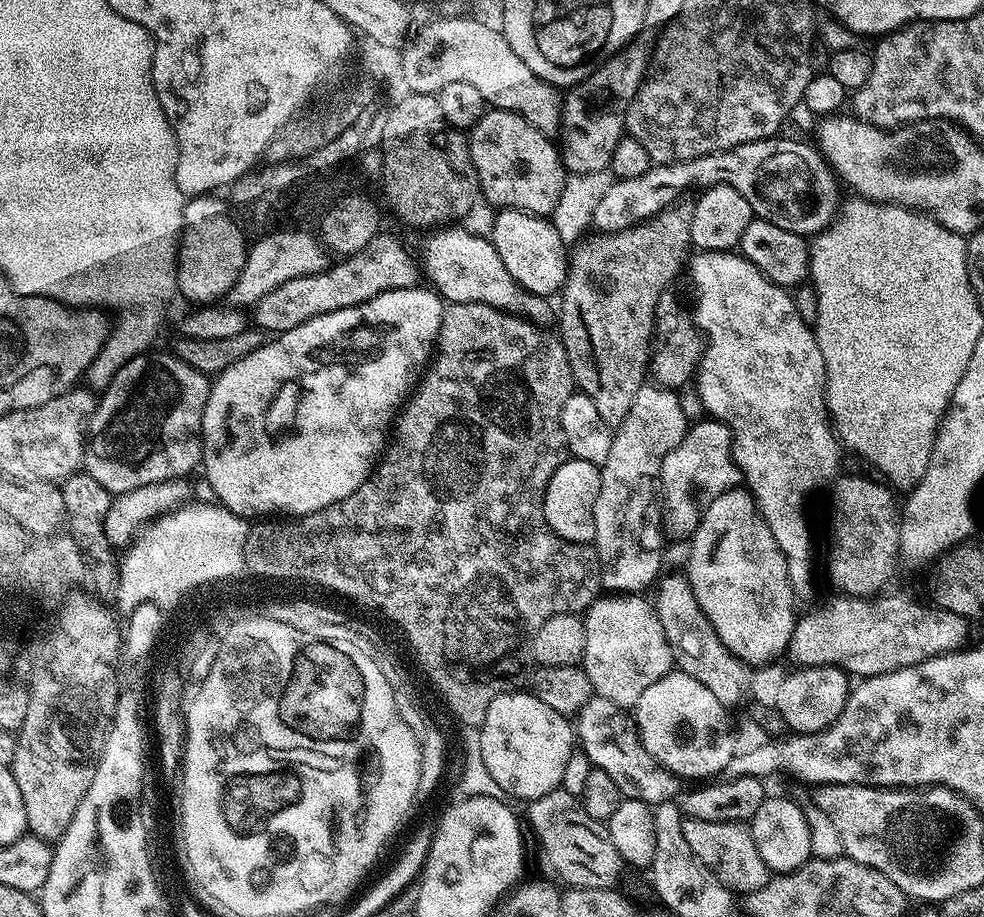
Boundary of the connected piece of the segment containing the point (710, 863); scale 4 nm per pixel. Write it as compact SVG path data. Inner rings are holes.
M685 819L682 822L682 834L686 834L686 842L690 850L701 862L716 875L717 880L733 893L747 894L766 886L770 879L770 870L766 862L762 862L762 854L758 854L758 846L754 846L752 829L747 823L734 822L702 822Z

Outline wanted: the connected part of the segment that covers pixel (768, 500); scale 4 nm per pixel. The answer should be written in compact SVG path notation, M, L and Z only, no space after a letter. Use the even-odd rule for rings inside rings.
M700 252L699 254L693 255L690 260L690 268L692 264L692 280L696 283L696 312L694 311L694 319L696 323L696 327L700 330L701 333L706 337L706 347L704 350L704 354L700 360L699 369L694 377L694 385L696 384L696 388L700 391L700 400L704 403L704 408L709 417L721 420L723 424L727 424L729 428L732 430L732 456L736 460L736 465L740 468L740 474L743 480L743 483L746 485L747 491L751 492L752 497L756 499L756 509L760 511L762 514L762 518L766 522L766 526L770 526L770 534L774 534L774 542L778 542L778 546L782 550L782 554L785 558L787 558L786 562L786 570L788 571L788 577L790 578L790 582L792 583L793 593L797 597L800 596L808 596L812 592L812 532L808 529L808 520L804 517L804 503L808 500L808 495L811 494L812 491L815 490L816 487L819 486L820 483L823 482L824 479L827 481L829 478L835 477L837 475L838 469L836 467L840 464L840 452L842 453L841 445L838 443L838 437L830 423L830 417L828 414L828 406L824 399L824 383L828 381L826 378L826 366L824 365L824 359L822 358L822 350L818 346L818 342L816 341L816 334L811 323L804 324L804 320L800 317L800 312L796 309L796 304L791 300L790 297L787 296L785 289L780 287L777 284L771 283L767 277L763 275L753 265L750 261L744 259L744 257L740 254L733 254L732 252Z

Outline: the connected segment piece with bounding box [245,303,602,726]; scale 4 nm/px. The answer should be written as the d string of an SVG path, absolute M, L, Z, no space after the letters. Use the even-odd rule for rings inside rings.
M449 303L447 307L445 307L444 317L440 323L440 334L436 337L434 355L431 357L430 363L427 365L426 371L423 373L420 383L416 385L410 399L405 403L404 407L400 409L394 421L394 431L391 433L390 443L387 445L386 451L383 453L382 459L377 463L372 475L362 482L362 486L358 486L358 490L354 494L350 494L346 498L342 498L338 502L334 502L322 510L309 512L308 515L299 518L276 518L273 519L276 520L273 524L264 524L268 522L253 523L248 529L248 537L246 538L246 567L250 566L255 568L256 572L267 573L268 576L301 576L307 577L310 580L319 581L321 584L331 585L332 588L339 588L341 592L359 597L359 600L367 601L367 604L379 605L388 616L393 616L395 620L400 621L400 624L411 633L412 640L415 641L416 649L419 649L420 657L423 657L424 664L428 667L428 672L432 673L432 677L435 677L437 684L440 685L440 688L443 688L444 695L447 696L444 702L446 708L452 711L453 714L464 723L462 724L464 726L479 726L483 724L486 718L486 710L490 710L490 702L494 702L494 698L498 698L503 692L517 691L517 689L521 687L520 679L524 676L524 663L529 663L530 660L532 635L536 633L538 626L542 626L542 622L546 622L552 616L556 615L557 612L571 612L573 614L583 613L597 600L602 592L600 563L596 561L595 547L593 547L592 544L579 544L578 542L570 542L566 538L562 538L546 522L544 495L548 489L548 483L554 474L554 470L558 470L558 466L563 464L566 457L569 455L568 446L564 443L564 431L562 430L562 422L560 419L562 418L562 406L566 406L566 398L570 398L573 394L574 381L572 379L572 371L570 370L570 362L566 358L566 350L562 346L559 335L552 333L551 336L550 333L543 332L540 327L541 325L539 323L533 322L523 315L503 308L495 308L489 304Z

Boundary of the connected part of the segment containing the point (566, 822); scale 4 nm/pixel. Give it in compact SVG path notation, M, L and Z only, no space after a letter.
M558 787L550 794L531 801L527 808L528 820L544 846L549 866L565 880L568 888L611 888L616 884L622 869L618 850L614 850L614 842L610 842L607 827L590 818L577 797Z

